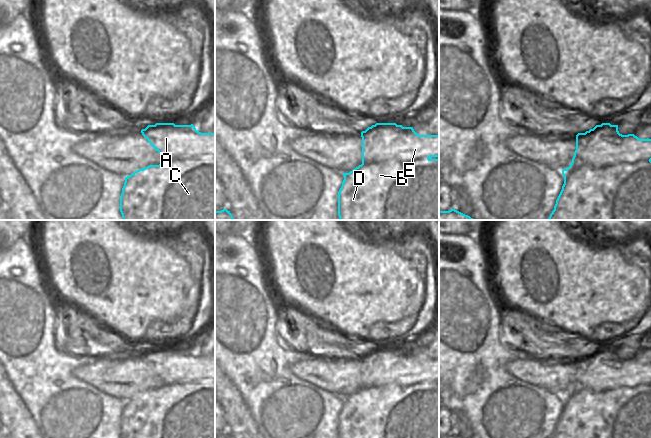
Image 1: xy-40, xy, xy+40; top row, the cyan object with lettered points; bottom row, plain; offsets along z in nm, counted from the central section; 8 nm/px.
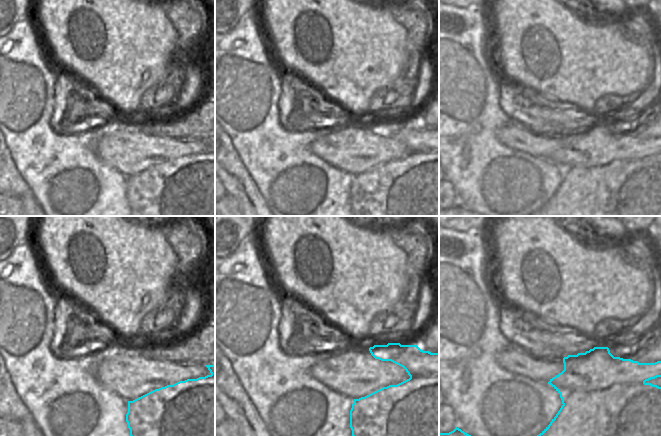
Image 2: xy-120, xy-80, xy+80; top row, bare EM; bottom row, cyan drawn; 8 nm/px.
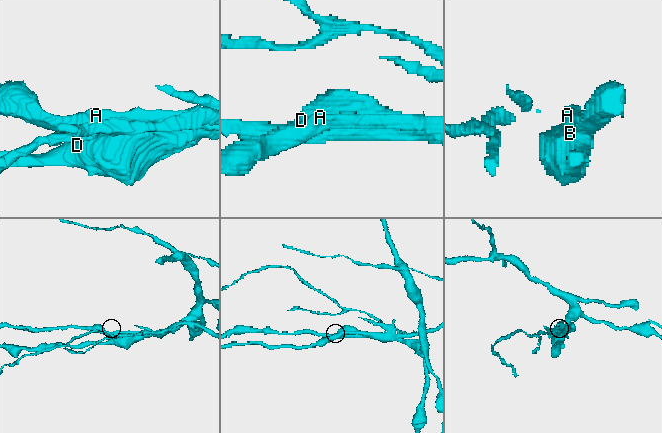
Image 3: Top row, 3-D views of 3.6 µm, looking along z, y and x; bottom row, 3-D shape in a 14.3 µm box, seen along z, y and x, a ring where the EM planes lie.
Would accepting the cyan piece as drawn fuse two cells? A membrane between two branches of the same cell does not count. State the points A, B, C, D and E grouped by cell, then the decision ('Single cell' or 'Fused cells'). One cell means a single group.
Groups: A E / B C D. Fused cells.

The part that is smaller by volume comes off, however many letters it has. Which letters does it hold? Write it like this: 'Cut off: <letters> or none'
Cut off: A, E

